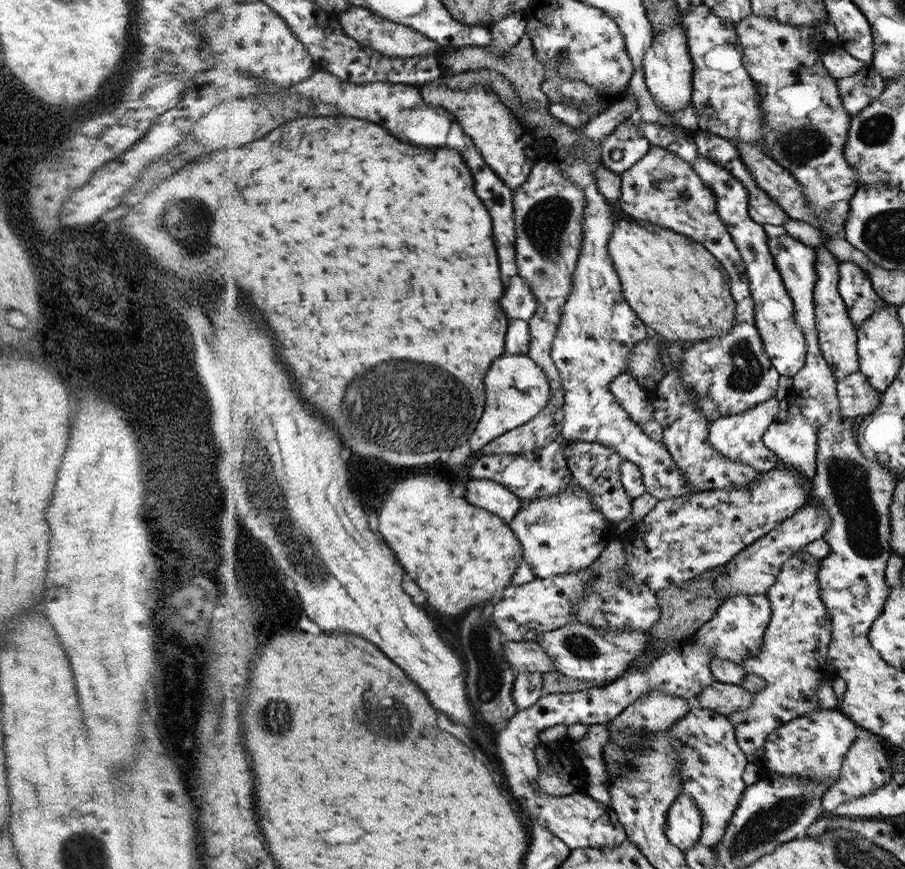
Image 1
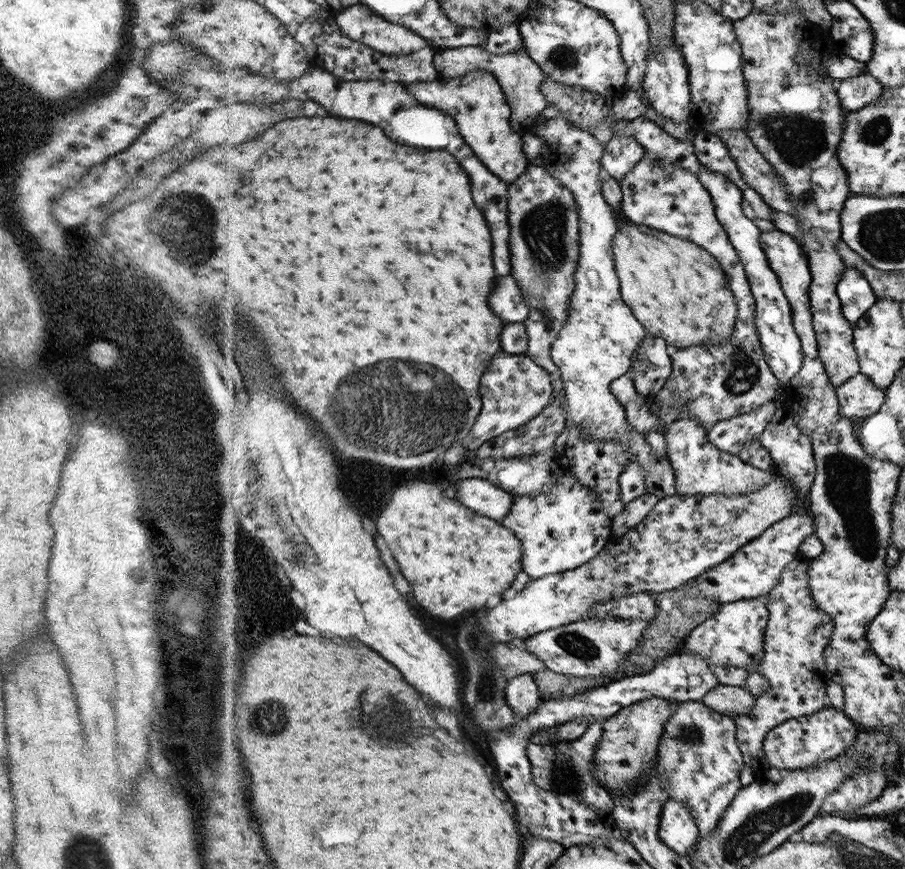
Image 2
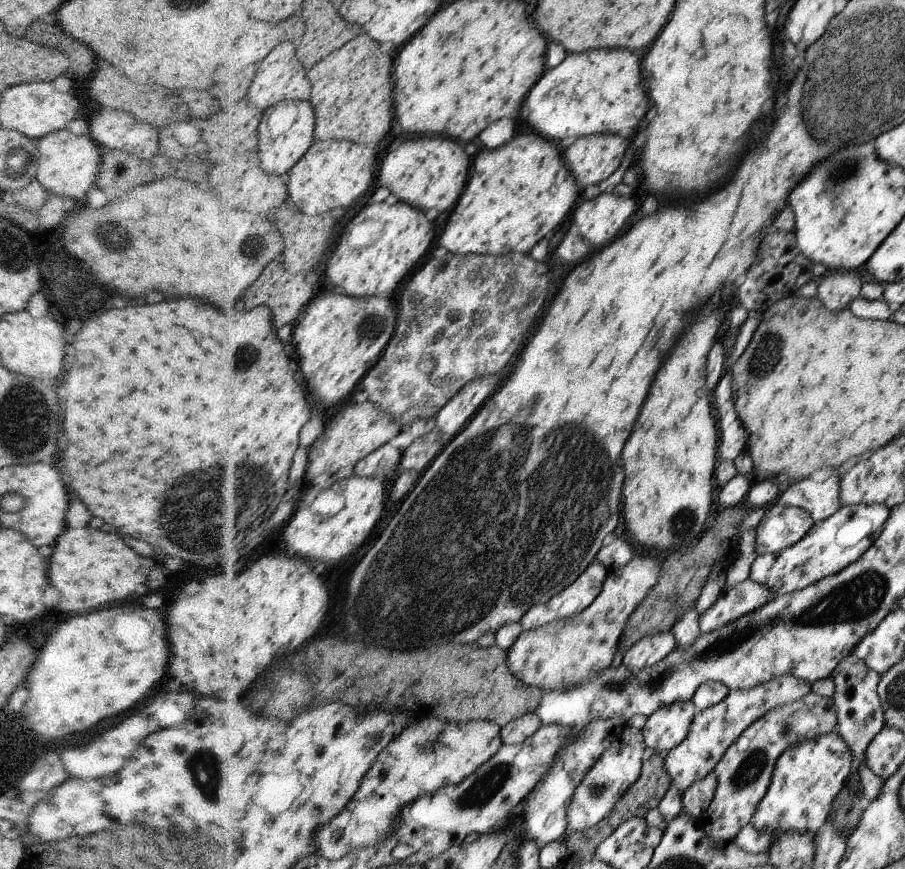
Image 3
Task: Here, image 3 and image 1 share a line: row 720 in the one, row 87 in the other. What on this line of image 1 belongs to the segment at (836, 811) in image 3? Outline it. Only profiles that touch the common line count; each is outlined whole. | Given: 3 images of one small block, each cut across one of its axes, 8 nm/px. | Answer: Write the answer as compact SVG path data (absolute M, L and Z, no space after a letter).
M865 63L854 76L837 79L843 107L852 117L876 101L886 89L885 78L871 63Z

